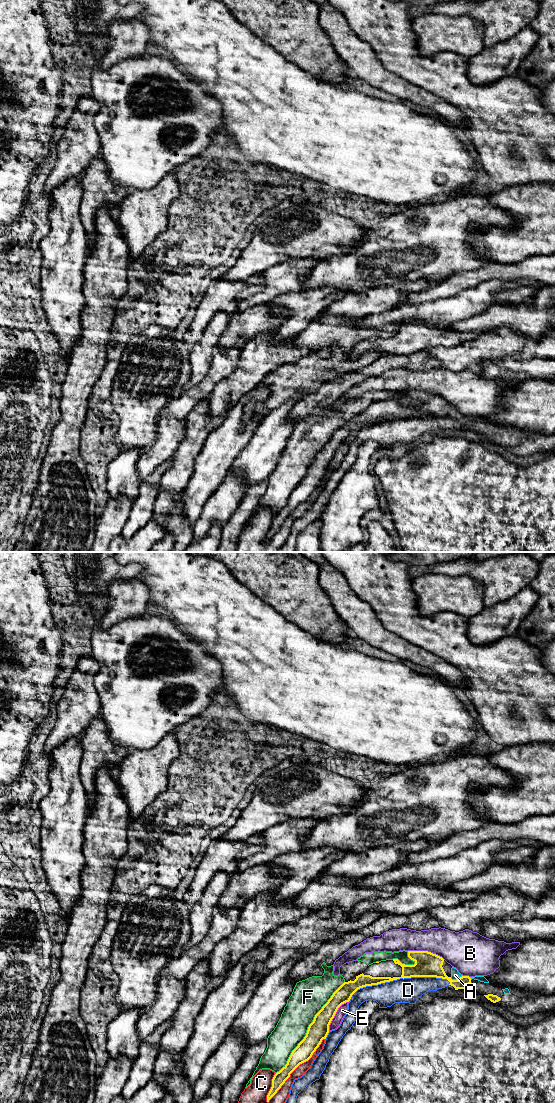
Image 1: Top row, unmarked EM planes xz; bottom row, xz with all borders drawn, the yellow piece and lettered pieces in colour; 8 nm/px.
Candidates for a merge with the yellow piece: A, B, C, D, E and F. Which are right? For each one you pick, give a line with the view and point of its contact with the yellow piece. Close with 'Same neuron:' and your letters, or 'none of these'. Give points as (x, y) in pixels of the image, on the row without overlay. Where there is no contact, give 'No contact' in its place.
A: Touches yellow at xz (456, 420)
Same neuron: A

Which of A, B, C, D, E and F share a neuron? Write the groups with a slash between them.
A / B / C E / D / F

